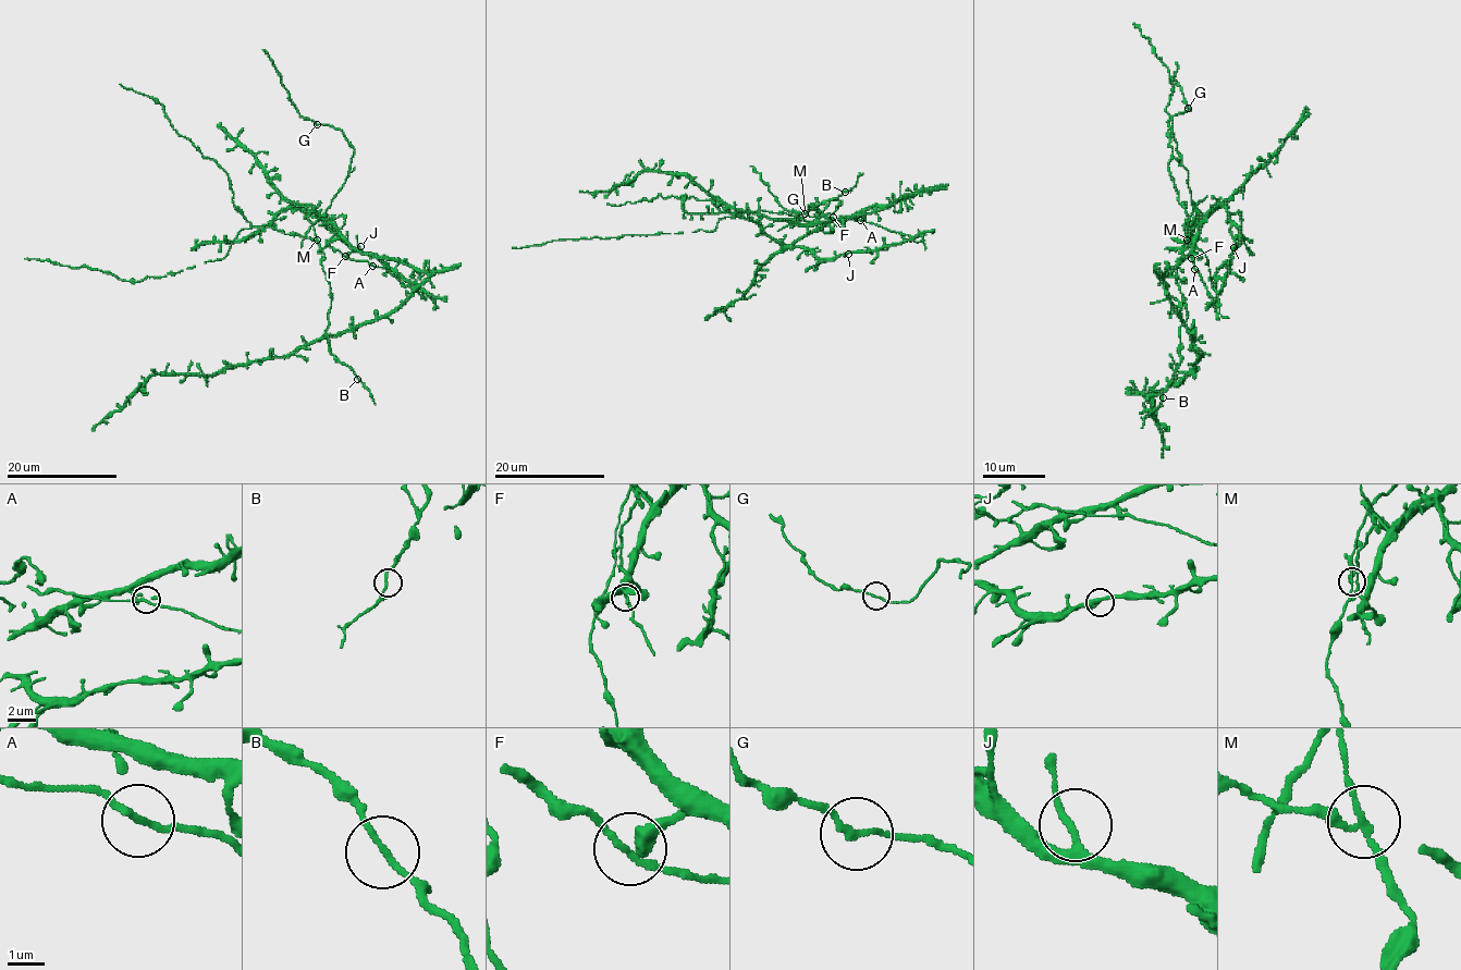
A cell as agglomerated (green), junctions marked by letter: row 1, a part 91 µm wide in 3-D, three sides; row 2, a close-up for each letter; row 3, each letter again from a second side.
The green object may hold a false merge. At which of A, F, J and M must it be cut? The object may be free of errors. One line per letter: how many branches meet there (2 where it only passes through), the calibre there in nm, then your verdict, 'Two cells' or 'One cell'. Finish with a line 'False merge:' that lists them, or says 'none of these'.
A: Branches: 2. Thickness 170 nm. One cell
F: Branches: 3. Thickness 140 nm. One cell
J: Branches: 3. Thickness 150 nm. One cell
M: Branches: 3. Thickness 150 nm. Two cells
False merge: M

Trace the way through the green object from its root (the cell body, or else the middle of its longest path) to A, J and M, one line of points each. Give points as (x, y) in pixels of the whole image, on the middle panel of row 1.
A: (885, 207), (823, 222), (792, 244), (819, 258), (836, 258), (909, 237), (860, 220)
J: (885, 207), (866, 207), (823, 222), (792, 244), (809, 248), (819, 258), (848, 254)
M: (885, 207), (866, 207), (820, 226), (792, 213), (805, 212)

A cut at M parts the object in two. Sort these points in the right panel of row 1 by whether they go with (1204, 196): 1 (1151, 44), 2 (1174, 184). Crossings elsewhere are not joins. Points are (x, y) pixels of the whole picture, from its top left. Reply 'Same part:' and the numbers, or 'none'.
Same part: 1

